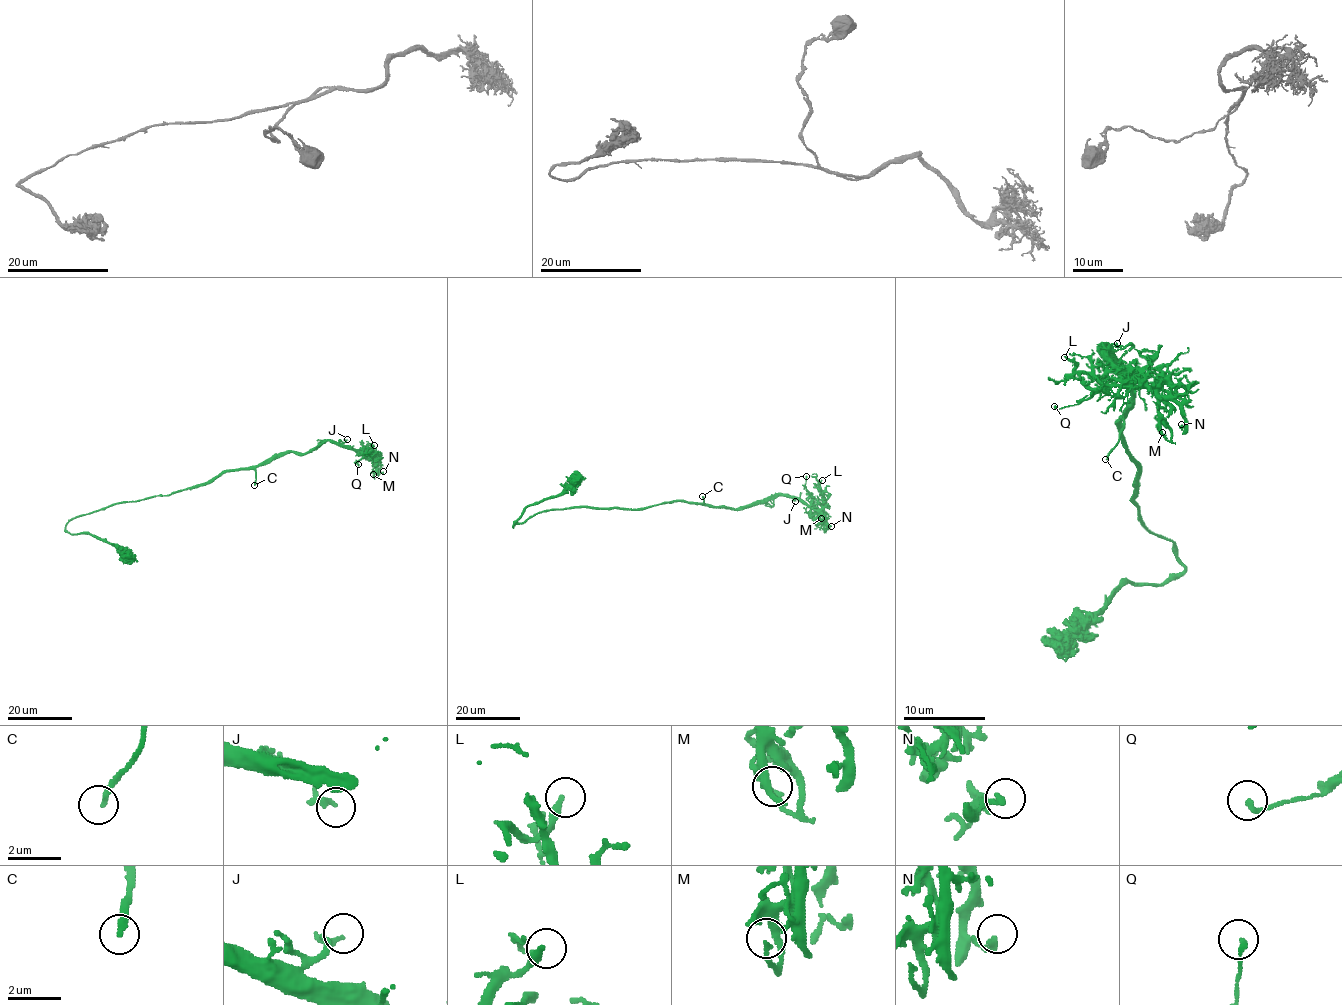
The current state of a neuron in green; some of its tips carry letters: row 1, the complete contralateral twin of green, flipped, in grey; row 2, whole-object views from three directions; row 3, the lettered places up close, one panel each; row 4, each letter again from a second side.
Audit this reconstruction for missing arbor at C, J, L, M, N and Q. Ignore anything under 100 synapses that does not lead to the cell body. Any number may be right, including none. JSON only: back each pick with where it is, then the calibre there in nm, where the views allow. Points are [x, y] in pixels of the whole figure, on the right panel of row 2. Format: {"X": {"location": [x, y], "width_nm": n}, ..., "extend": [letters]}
{"C": {"location": [1105, 459], "width_nm": 200}, "extend": ["C"]}

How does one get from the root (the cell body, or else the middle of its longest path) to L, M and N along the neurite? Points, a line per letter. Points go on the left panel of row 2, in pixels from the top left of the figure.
L: (190, 487), (226, 472), (265, 465), (289, 451), (316, 449), (327, 440), (371, 455), (374, 445)
M: (190, 487), (226, 472), (265, 465), (289, 451), (316, 449), (327, 440), (367, 453), (376, 462), (373, 474)
N: (190, 487), (208, 484), (226, 472), (265, 465), (289, 451), (316, 449), (327, 440), (369, 453), (383, 471)

